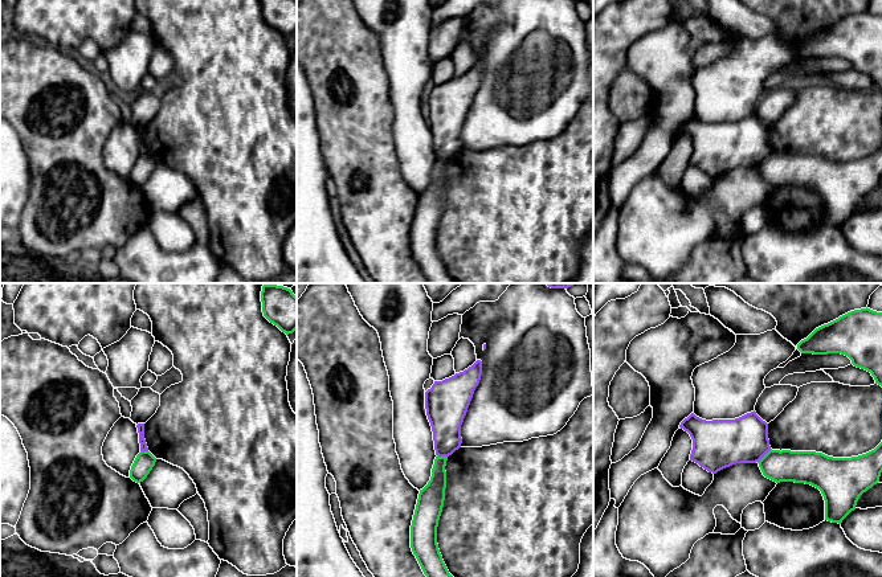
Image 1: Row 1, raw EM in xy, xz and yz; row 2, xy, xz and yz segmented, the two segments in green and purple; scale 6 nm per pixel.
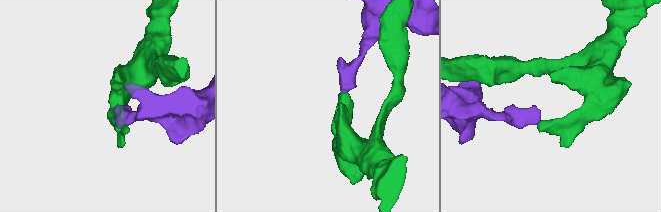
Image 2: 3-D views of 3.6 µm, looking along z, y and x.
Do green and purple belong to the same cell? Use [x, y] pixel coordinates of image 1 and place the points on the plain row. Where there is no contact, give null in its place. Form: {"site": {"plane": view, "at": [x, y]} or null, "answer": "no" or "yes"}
{"site": {"plane": "yz", "at": [764, 159]}, "answer": "no"}

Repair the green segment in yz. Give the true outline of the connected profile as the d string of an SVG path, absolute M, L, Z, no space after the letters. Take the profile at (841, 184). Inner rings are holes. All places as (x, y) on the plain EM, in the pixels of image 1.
M882 146L871 155L833 161L816 155L769 154L759 165L763 179L776 187L805 187L818 192L825 204L825 224L841 228L856 213L859 200L879 185L882 176Z

